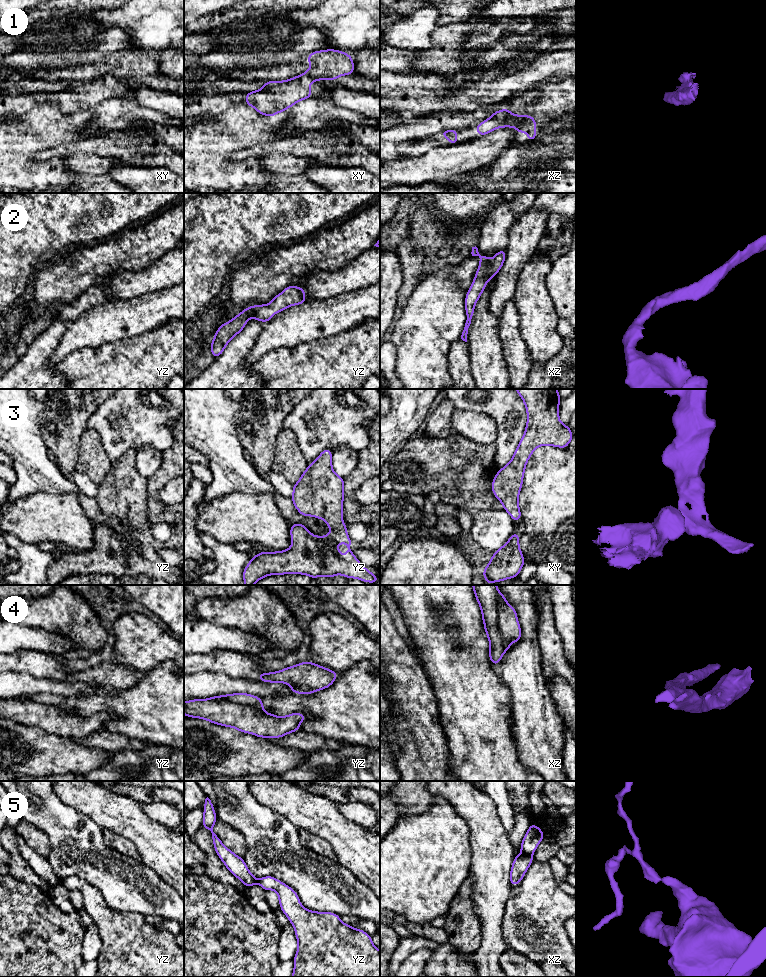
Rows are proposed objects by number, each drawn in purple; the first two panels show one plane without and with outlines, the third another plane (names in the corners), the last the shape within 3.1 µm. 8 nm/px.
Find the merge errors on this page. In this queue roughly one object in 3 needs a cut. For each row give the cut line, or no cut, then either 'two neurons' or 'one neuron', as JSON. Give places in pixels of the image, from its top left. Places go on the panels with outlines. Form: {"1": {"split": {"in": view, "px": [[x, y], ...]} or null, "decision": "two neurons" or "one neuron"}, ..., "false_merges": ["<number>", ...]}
{"1": {"split": {"in": "xz", "px": [[510, 112], [498, 127]]}, "decision": "two neurons"}, "2": {"split": null, "decision": "one neuron"}, "3": {"split": null, "decision": "one neuron"}, "4": {"split": {"in": "xz", "px": [[496, 590], [497, 628], [504, 652]]}, "decision": "two neurons"}, "5": {"split": {"in": "xz", "px": [[523, 853], [531, 856]]}, "decision": "two neurons"}, "false_merges": ["1", "4", "5"]}

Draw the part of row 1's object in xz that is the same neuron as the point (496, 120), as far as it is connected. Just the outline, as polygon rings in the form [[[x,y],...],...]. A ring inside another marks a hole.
[[[501,109],[493,112],[493,115],[490,118],[484,120],[482,123],[477,124],[475,127],[478,132],[478,136],[488,134],[491,131],[498,129],[507,119],[510,113],[510,109]]]

